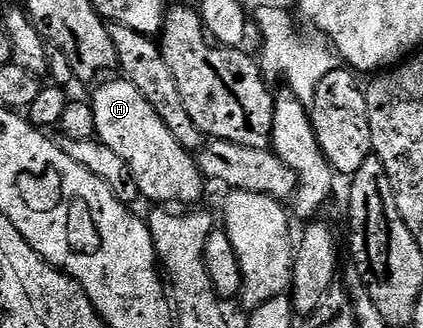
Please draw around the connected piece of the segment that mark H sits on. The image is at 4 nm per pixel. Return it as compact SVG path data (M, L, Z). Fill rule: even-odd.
M116 77L112 83L100 82L95 96L89 99L93 109L95 133L101 142L114 149L125 165L129 165L129 173L133 173L133 181L137 181L137 189L144 200L152 199L155 205L195 205L203 195L205 176L199 169L196 156L186 151L169 133L165 121L153 113L153 105L133 89L128 79Z

